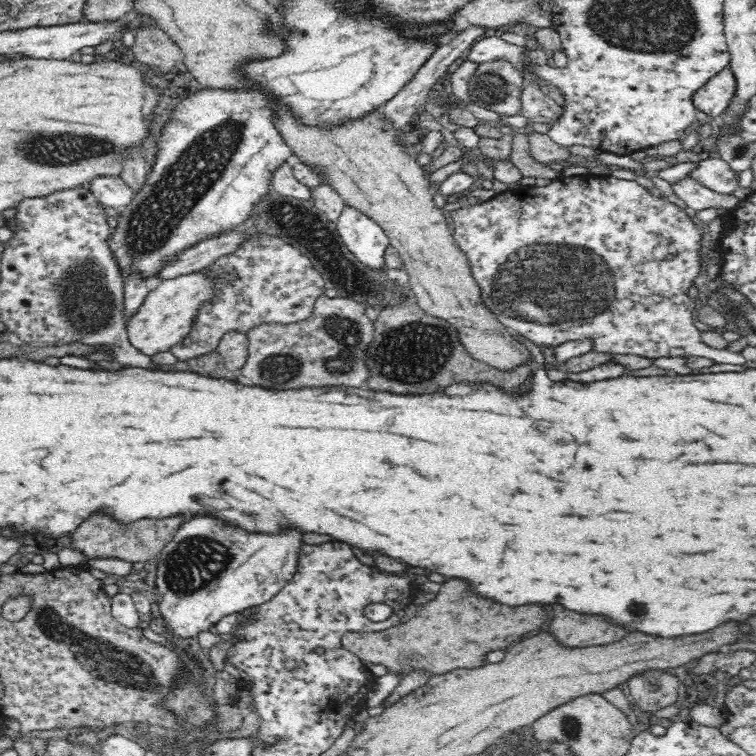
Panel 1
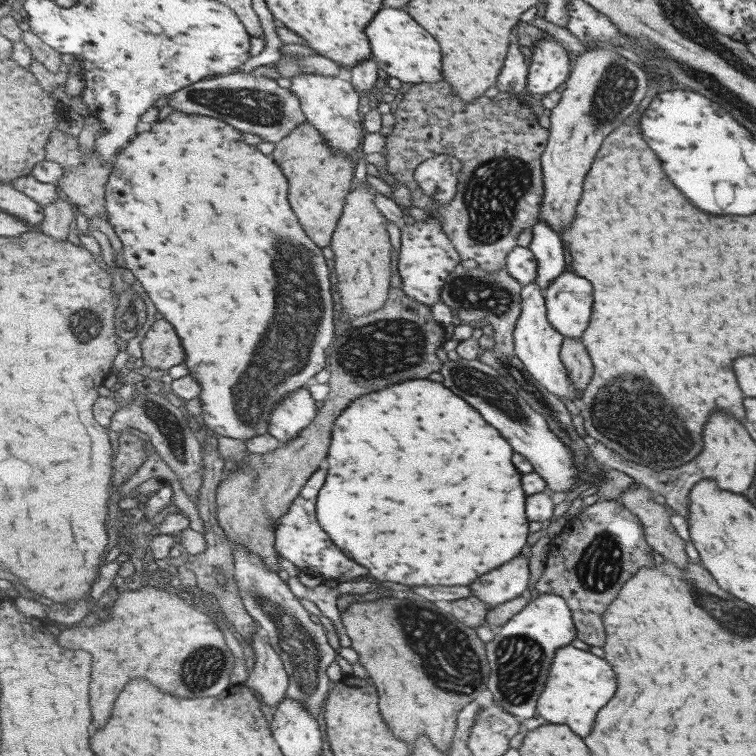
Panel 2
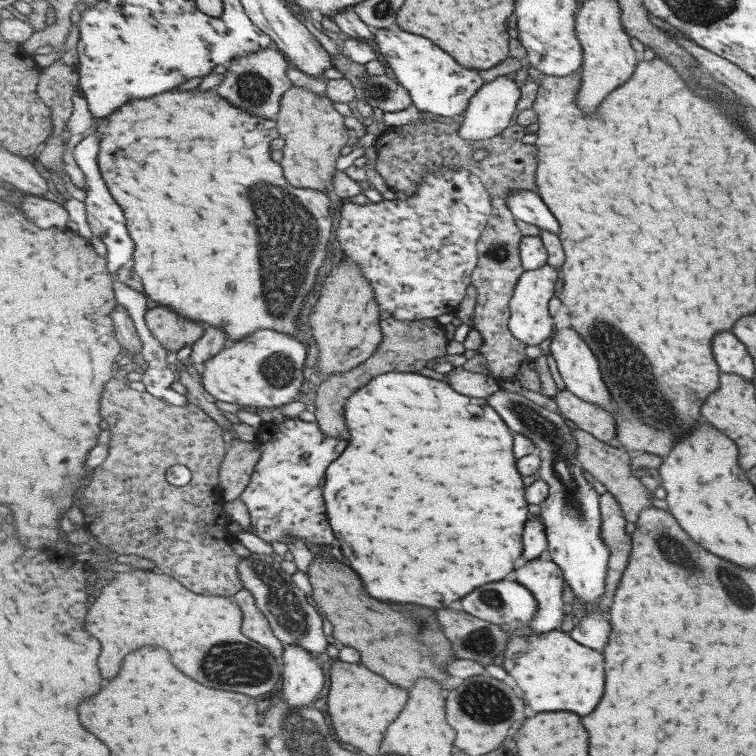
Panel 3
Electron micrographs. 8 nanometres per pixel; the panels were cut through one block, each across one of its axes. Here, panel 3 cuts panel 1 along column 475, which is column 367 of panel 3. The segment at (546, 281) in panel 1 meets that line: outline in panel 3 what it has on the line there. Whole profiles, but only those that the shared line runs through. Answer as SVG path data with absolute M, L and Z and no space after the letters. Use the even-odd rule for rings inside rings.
M439 167L427 173L419 189L405 200L383 199L365 205L343 201L339 213L337 242L343 250L343 258L361 265L383 311L404 322L435 319L441 314L456 315L472 284L471 274L477 266L477 242L493 214L492 198L481 177L465 167Z

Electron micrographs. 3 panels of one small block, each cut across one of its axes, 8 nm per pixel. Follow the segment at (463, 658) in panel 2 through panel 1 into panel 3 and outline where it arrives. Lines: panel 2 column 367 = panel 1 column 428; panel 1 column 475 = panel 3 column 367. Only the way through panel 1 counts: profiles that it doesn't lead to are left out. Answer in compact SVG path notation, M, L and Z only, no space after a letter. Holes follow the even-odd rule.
M321 548L314 549L317 560L311 566L311 583L313 600L325 615L333 637L338 645L351 646L361 652L361 662L369 666L373 672L389 678L389 682L411 690L413 678L435 678L446 695L455 684L451 684L451 675L447 666L460 664L460 659L453 652L453 645L449 637L441 628L437 612L425 606L407 604L407 620L405 620L405 606L381 602L365 590L359 574L355 570L347 570L347 574L317 574L323 572L319 568L331 568L337 560L329 552L321 552ZM423 624L423 626L421 626ZM359 632L359 634L355 634ZM367 632L367 634L363 634ZM375 648L375 650L371 650Z

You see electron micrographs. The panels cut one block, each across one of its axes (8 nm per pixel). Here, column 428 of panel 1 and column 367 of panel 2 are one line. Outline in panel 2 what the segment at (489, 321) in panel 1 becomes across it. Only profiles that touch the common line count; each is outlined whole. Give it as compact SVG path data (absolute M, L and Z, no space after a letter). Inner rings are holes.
M365 181L361 186L358 183L352 192L348 194L348 200L344 206L344 213L337 225L332 238L331 249L334 252L334 271L338 281L336 287L341 293L341 301L347 315L355 318L367 316L383 309L388 302L391 288L391 260L393 260L393 244L387 232L388 217L384 215L382 206L376 202L375 192Z

